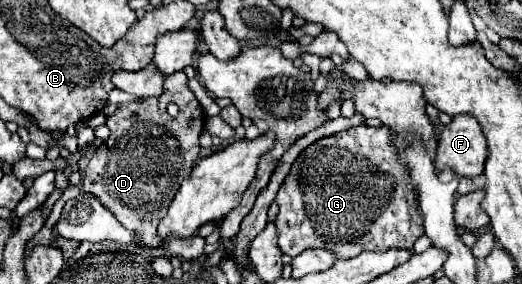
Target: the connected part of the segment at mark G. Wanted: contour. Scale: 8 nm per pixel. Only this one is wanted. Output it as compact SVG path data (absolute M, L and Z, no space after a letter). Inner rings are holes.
M361 124L357 128L321 138L297 156L277 194L277 228L279 248L283 254L293 258L307 248L323 248L333 252L333 256L339 260L359 256L361 252L383 252L395 246L413 248L415 240L423 236L423 218L419 214L419 202L409 178L409 170L399 162L399 152L395 152L395 136L397 134L387 126L369 128Z

